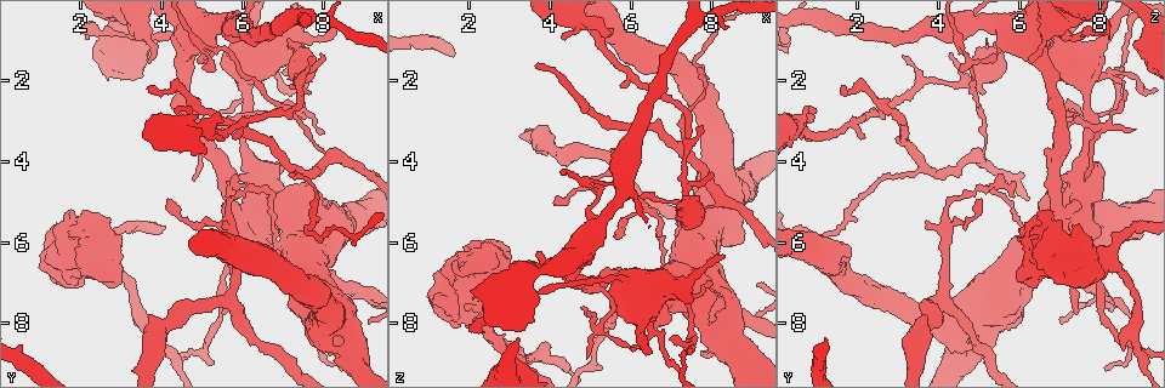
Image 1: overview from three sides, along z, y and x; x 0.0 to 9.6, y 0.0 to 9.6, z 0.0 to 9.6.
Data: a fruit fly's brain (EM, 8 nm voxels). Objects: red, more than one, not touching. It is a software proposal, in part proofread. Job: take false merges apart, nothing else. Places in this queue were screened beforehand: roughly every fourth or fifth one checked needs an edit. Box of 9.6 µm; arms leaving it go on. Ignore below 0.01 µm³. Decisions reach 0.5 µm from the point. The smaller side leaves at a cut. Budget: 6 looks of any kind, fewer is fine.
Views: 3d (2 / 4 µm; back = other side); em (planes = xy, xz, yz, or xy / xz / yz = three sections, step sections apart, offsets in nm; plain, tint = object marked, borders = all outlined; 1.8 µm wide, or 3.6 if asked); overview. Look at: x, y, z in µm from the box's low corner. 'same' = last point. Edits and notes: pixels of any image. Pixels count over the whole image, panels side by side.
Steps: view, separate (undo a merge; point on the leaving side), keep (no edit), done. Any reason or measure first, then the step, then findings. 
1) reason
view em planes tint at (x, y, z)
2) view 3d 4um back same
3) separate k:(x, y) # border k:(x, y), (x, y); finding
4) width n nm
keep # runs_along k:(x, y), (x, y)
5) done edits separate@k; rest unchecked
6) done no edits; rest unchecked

thick turns thin
view em planes tint at (1.80, 6.35, 6.80)

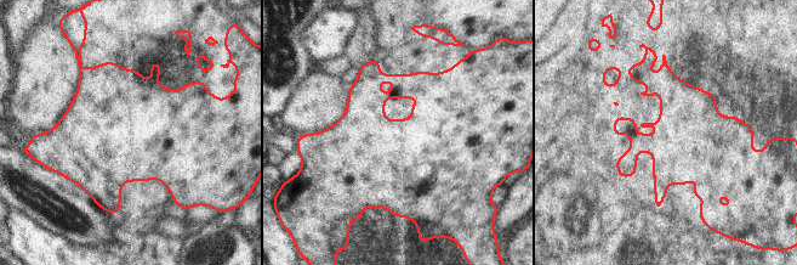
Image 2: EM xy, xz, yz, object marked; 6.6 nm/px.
keep # all the same neuron

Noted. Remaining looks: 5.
sharp bend
view 3d 4um at (5.60, 4.60, 6.90)

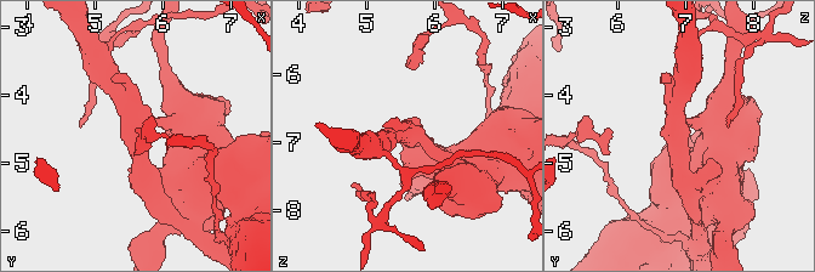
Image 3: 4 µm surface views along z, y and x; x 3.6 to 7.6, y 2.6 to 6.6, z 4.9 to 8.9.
shape alone is not enough
view em xz step 8 tint at (5.60, 4.60, 6.90)

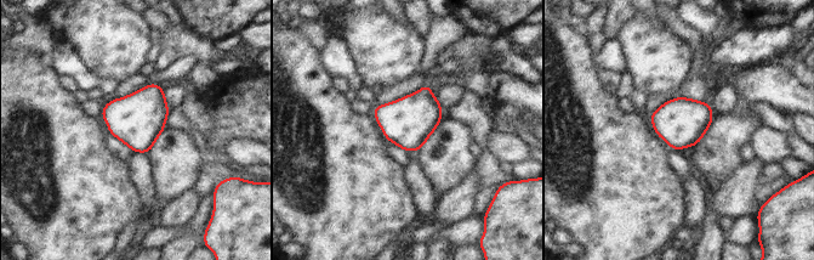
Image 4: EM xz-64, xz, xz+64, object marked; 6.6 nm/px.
another direction
view em xy step 4 tint same

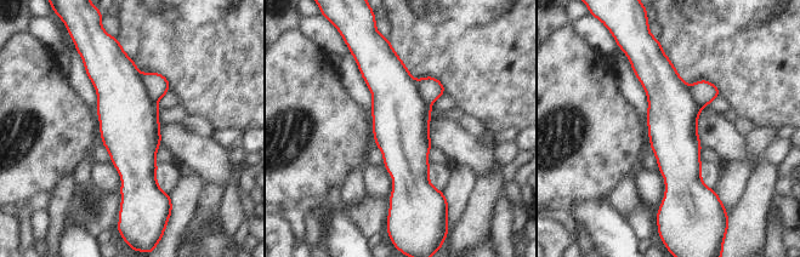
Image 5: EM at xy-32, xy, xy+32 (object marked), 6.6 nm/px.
width 340 nm
separate 5:(128, 113) # border 5:(142, 75), (147, 90), (155, 102); a second neuron is stuck on

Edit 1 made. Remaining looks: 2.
thick turns thin
view 3d 4um at (6.50, 1.40, 7.15)

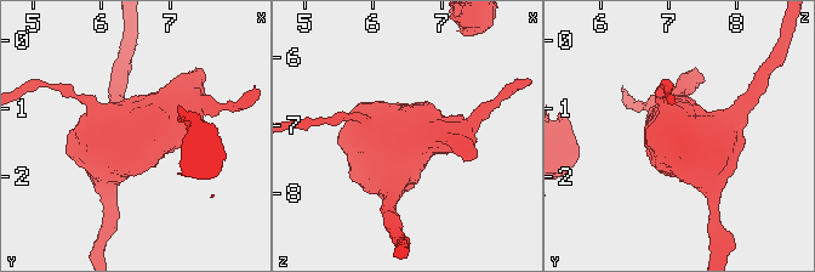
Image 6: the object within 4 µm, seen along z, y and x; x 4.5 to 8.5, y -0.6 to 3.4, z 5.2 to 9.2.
shape alone is not enough
view em 3.6um planes tint at (6.55, 1.35, 7.10)

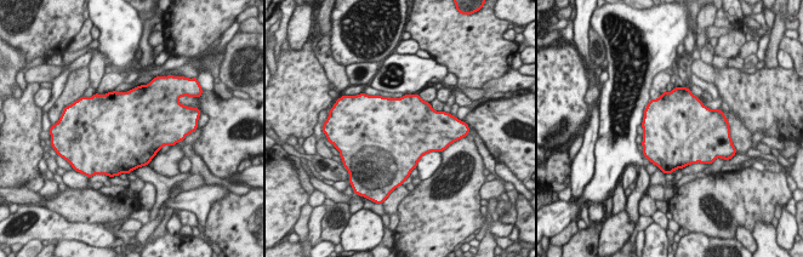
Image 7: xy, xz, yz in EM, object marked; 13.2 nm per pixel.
keep # continuous, no second neuron

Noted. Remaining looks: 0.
done edits separate@5; rest unchecked

